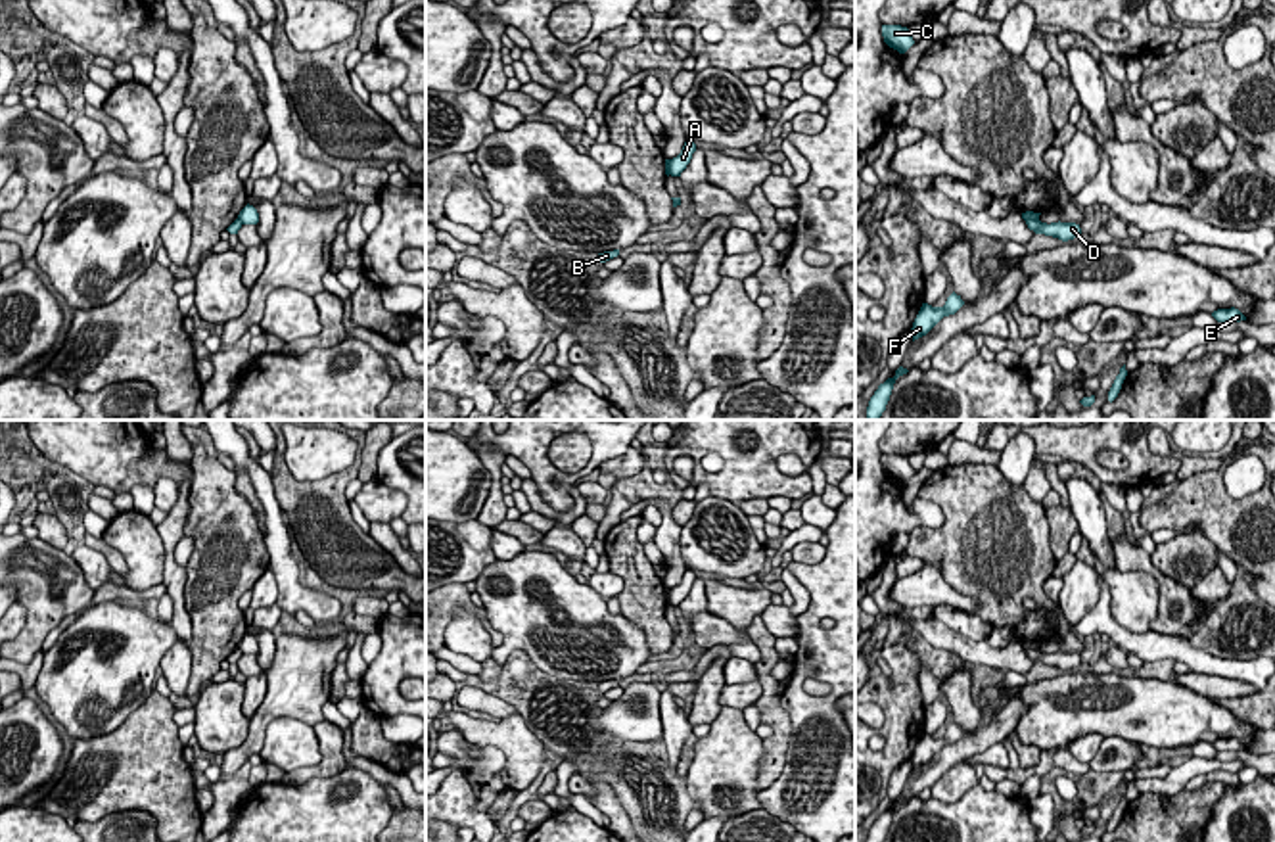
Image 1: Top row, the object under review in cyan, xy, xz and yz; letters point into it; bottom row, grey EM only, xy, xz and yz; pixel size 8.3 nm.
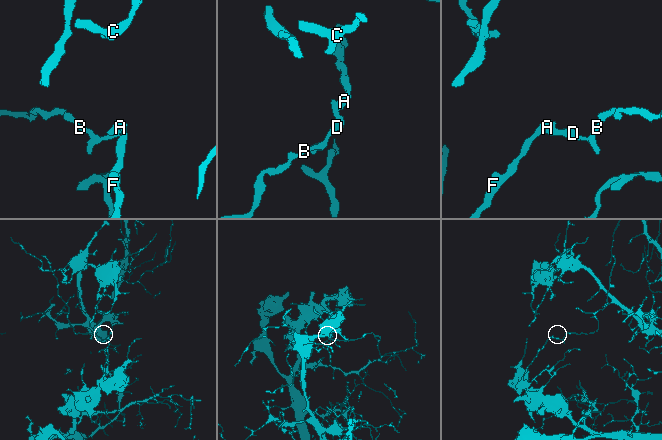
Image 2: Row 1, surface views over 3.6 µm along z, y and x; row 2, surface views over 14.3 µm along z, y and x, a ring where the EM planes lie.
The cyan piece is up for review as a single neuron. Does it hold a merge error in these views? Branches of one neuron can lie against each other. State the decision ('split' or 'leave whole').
split

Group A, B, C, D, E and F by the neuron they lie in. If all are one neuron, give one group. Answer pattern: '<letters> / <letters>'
A C E F / B D

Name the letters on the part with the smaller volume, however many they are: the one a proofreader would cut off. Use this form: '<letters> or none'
B, D

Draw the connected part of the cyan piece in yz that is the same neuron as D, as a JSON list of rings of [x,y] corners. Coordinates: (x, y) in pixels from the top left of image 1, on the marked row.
[[[1026,221],[1028,228],[1033,230],[1035,234],[1045,234],[1058,238],[1062,242],[1074,240],[1081,236],[1081,228],[1076,222],[1041,222],[1041,221]]]

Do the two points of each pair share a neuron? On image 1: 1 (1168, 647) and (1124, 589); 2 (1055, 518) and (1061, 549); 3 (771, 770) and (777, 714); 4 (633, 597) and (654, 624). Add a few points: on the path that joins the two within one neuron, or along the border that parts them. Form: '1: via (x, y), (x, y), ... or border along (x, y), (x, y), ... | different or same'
1: border along (1111, 605), (1111, 614), (1122, 626), (1151, 631) | different
2: via (1061, 526), (1061, 541) | same
3: via (773, 756), (777, 727) | same
4: via (639, 603), (650, 618) | same

